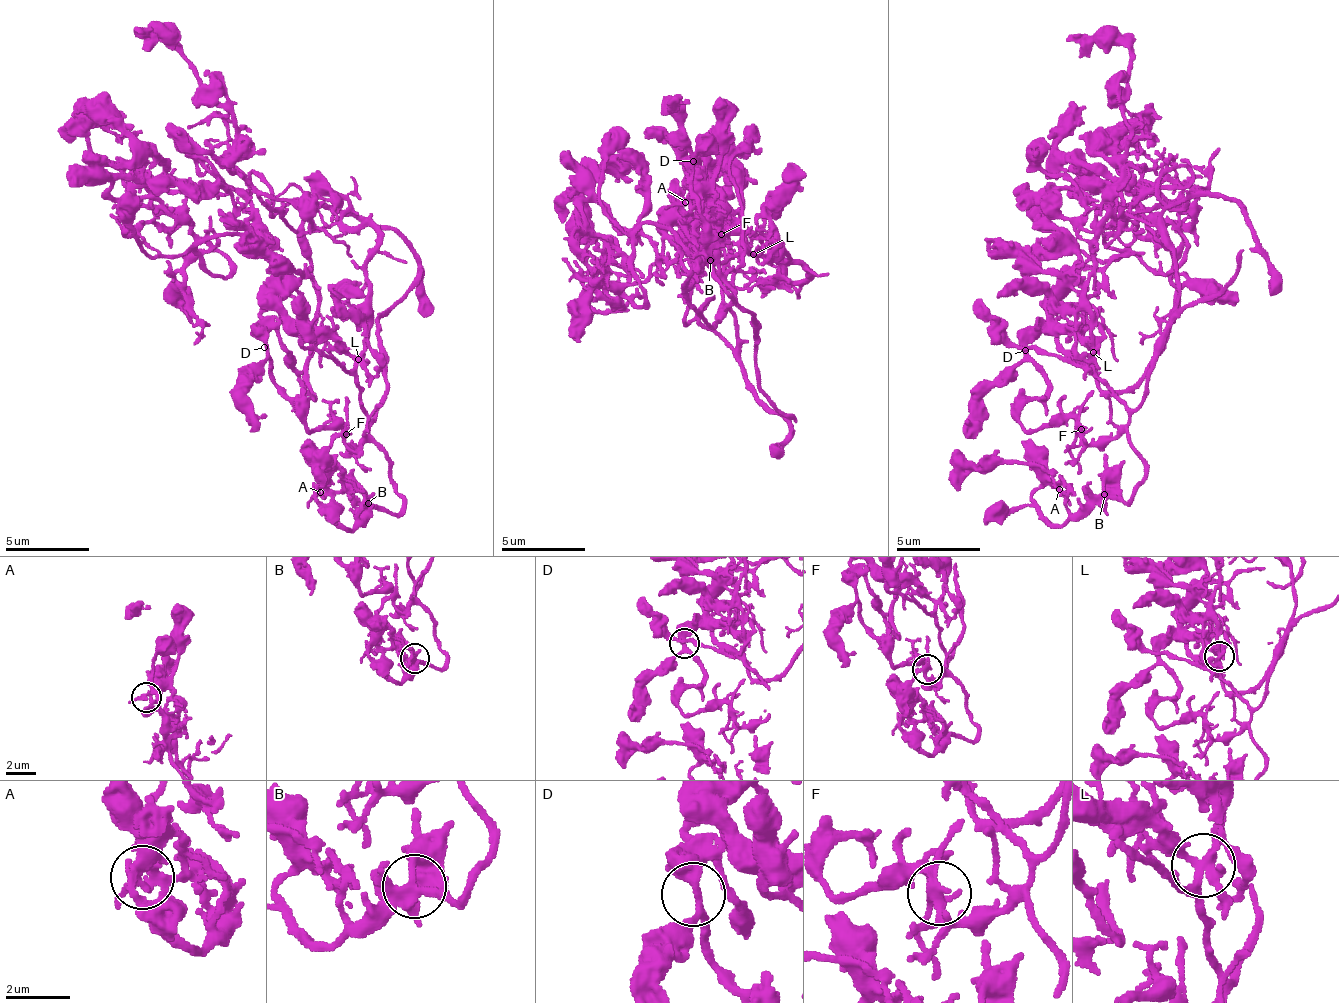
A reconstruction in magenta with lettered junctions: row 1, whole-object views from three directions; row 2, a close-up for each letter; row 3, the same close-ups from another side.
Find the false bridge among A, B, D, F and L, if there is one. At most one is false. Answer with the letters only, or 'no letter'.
no letter

